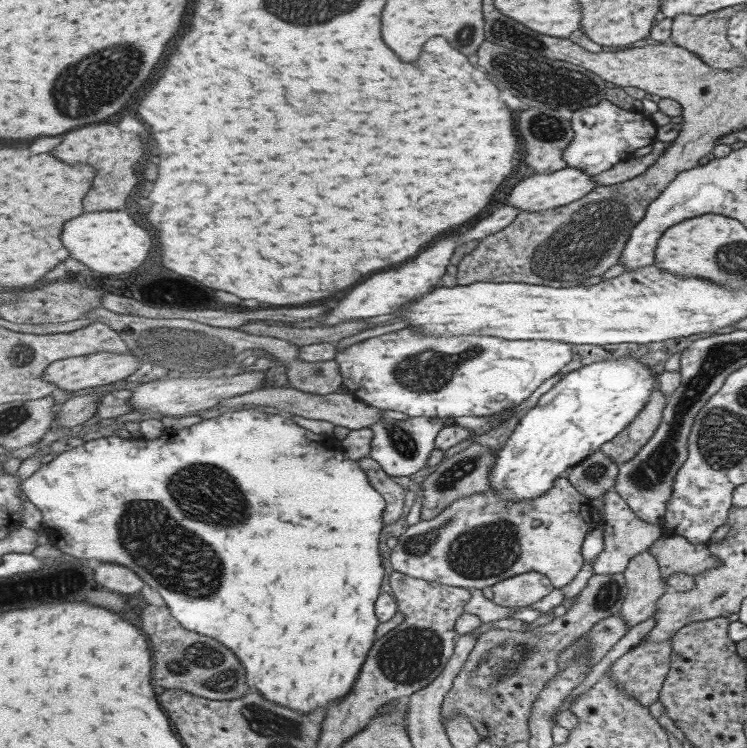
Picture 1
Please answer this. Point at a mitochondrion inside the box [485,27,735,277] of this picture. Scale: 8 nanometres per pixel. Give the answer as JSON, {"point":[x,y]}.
{"point":[545,128]}

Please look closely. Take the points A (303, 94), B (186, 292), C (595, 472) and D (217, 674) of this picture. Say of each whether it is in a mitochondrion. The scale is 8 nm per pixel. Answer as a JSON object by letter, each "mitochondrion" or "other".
{"A":"other","B":"other","C":"mitochondrion","D":"mitochondrion"}

